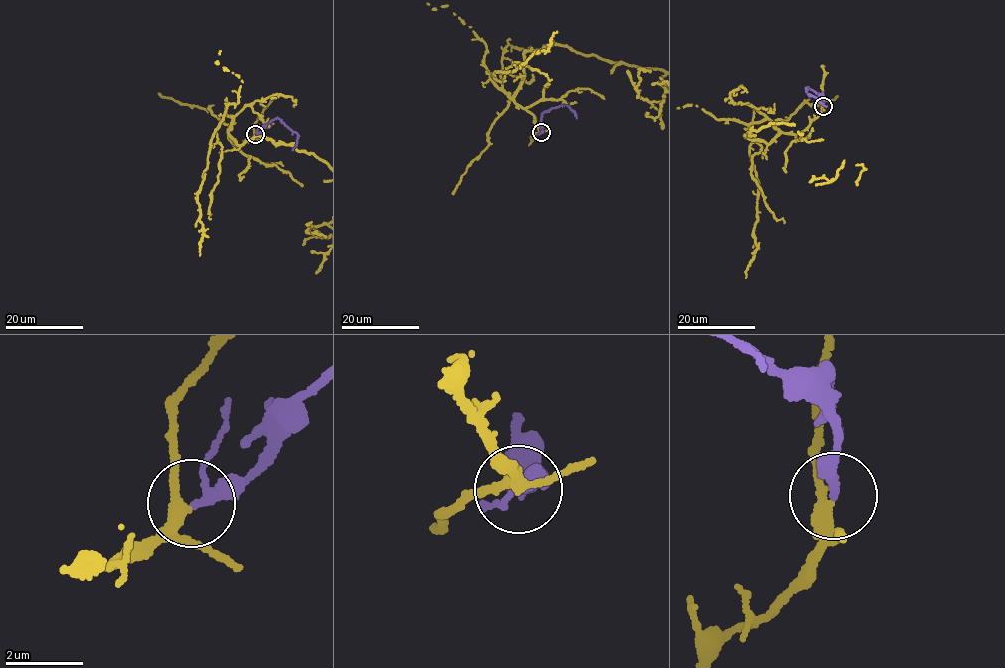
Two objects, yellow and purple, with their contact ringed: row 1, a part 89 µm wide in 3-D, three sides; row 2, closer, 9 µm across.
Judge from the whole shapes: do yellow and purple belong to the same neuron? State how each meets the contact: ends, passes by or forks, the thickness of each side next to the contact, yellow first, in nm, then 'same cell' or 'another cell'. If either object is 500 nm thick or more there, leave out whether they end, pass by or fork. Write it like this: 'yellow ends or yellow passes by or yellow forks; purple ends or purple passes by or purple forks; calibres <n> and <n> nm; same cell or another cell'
yellow forks; purple passes by; calibres 240 and 190 nm; another cell

